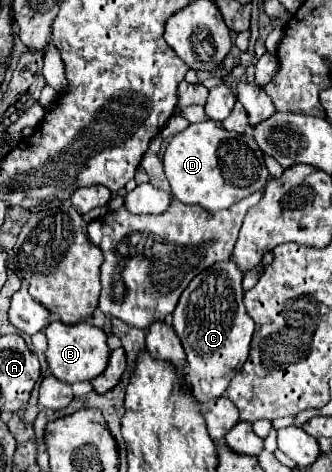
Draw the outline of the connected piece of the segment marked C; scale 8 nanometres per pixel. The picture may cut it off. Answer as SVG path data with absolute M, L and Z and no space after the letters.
M230 259L214 263L198 273L180 295L180 301L174 309L174 331L184 345L188 379L198 403L224 395L232 373L240 371L240 365L244 365L248 359L254 321L248 317L242 297L242 271Z

